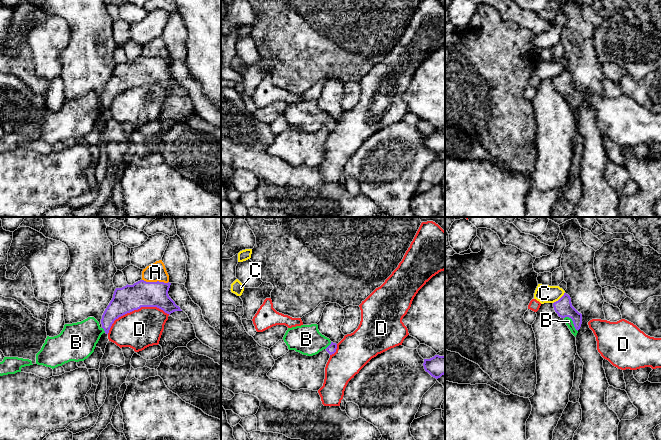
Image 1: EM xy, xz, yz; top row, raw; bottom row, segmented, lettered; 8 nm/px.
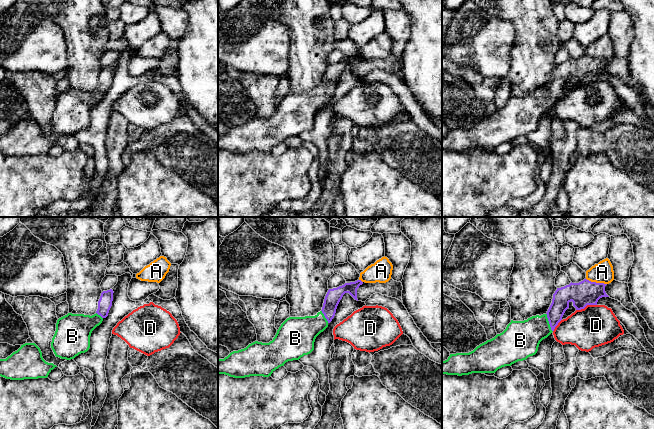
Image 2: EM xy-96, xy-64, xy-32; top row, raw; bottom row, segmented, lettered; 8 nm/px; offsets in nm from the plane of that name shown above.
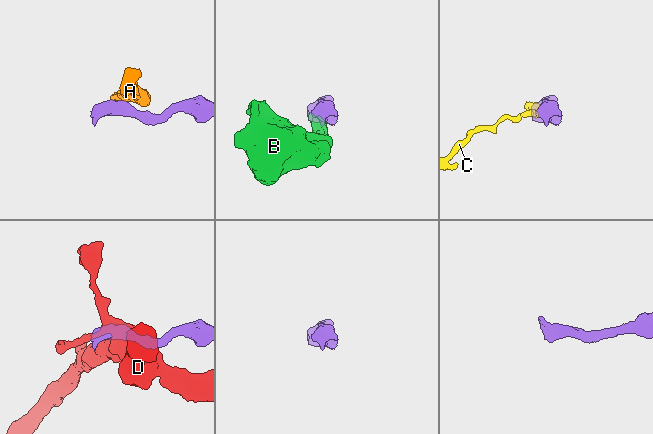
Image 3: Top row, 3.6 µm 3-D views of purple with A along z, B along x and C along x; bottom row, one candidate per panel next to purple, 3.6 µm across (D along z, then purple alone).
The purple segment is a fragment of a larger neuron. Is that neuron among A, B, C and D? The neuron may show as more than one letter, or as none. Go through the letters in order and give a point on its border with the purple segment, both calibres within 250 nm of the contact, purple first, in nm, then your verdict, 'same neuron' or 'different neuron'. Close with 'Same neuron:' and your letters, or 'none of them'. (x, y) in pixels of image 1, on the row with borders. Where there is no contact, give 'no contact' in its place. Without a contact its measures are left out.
A: xy (155, 282) | 200/150 nm | different neuron
B: yz (573, 322) | 150/60 nm | same neuron
C: yz (560, 298) | 150/140 nm | different neuron
D: xy (135, 309) | 200/320 nm | different neuron
Same neuron: B

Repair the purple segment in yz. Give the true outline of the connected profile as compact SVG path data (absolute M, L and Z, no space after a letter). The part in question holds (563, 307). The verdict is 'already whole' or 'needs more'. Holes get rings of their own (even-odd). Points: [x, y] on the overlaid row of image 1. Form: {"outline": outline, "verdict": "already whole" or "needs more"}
{"outline": "M564 293L558 301L553 303L553 307L558 316L564 319L571 333L576 337L582 324L582 314L572 306L570 296Z", "verdict": "needs more"}

